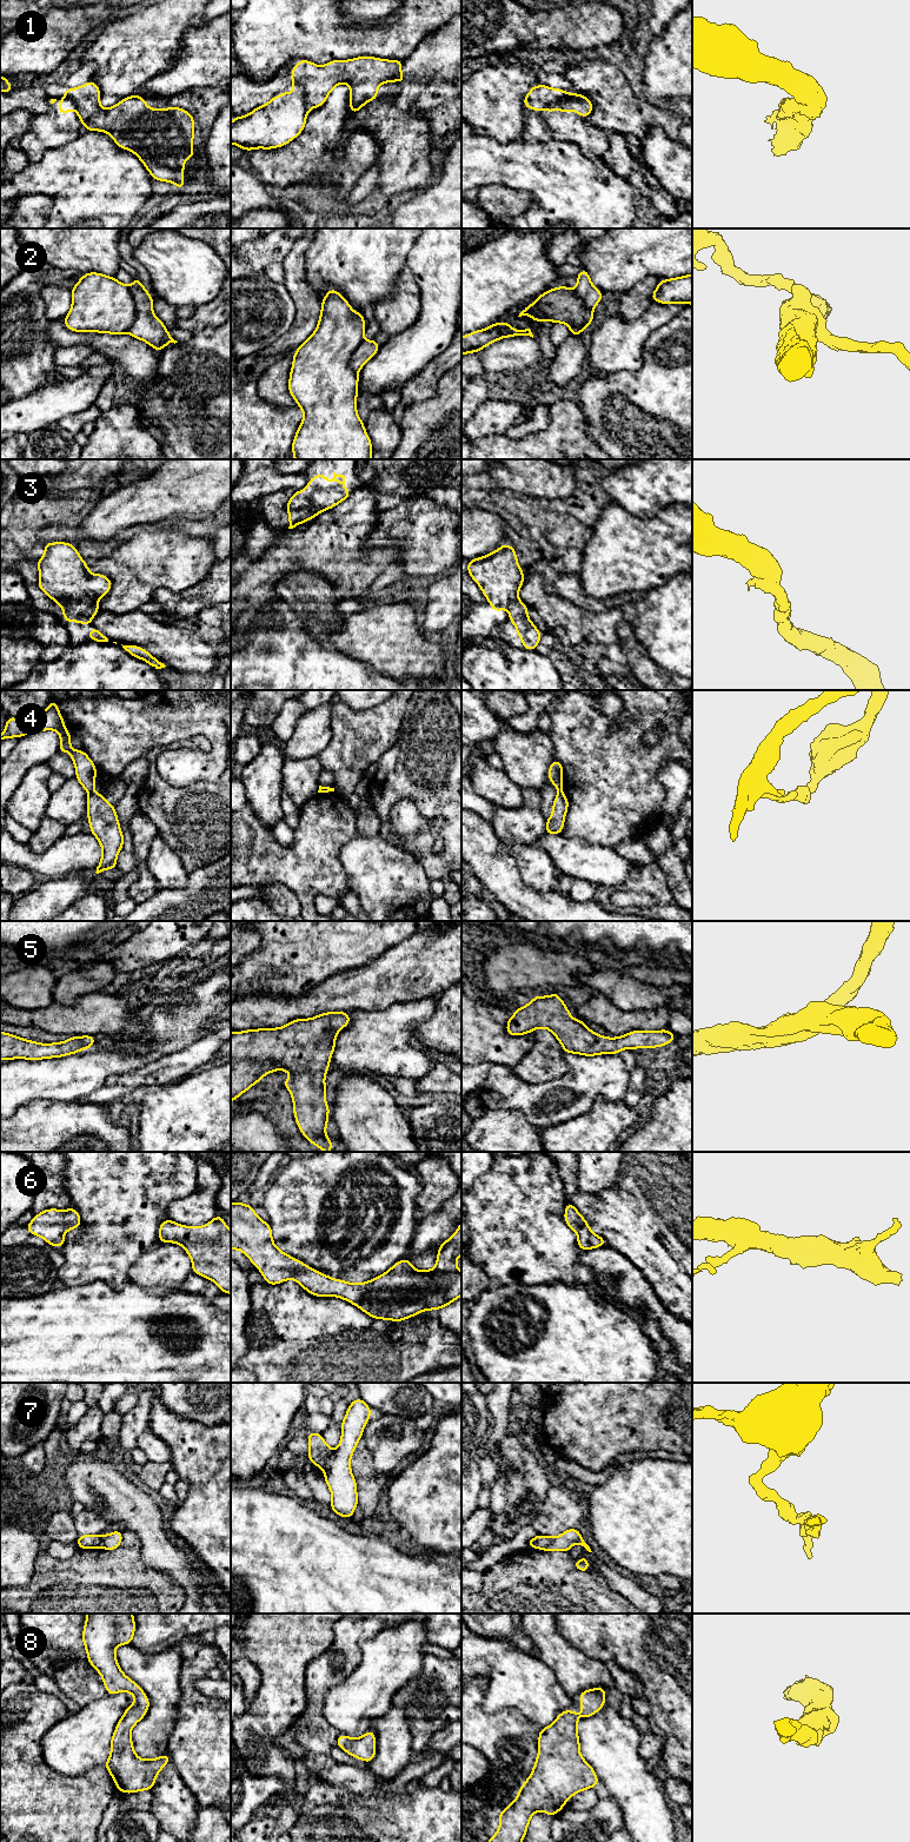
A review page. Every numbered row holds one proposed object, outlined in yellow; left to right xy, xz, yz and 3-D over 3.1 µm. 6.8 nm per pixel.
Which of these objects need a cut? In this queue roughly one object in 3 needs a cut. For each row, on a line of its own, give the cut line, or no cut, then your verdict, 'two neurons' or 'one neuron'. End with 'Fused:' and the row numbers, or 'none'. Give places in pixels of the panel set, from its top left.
1: cut in xz along (293, 84), (298, 84), (303, 88), (305, 101), (310, 107); two neurons
2: no cut; one neuron
3: cut in xy along (64, 608), (72, 602), (87, 602), (97, 609); two neurons
4: cut in xy along (92, 792), (88, 794); two neurons
5: no cut; one neuron
6: no cut; one neuron
7: cut in xz along (334, 1451), (321, 1468); two neurons
8: no cut; one neuron
Fused: 1, 3, 4, 7

